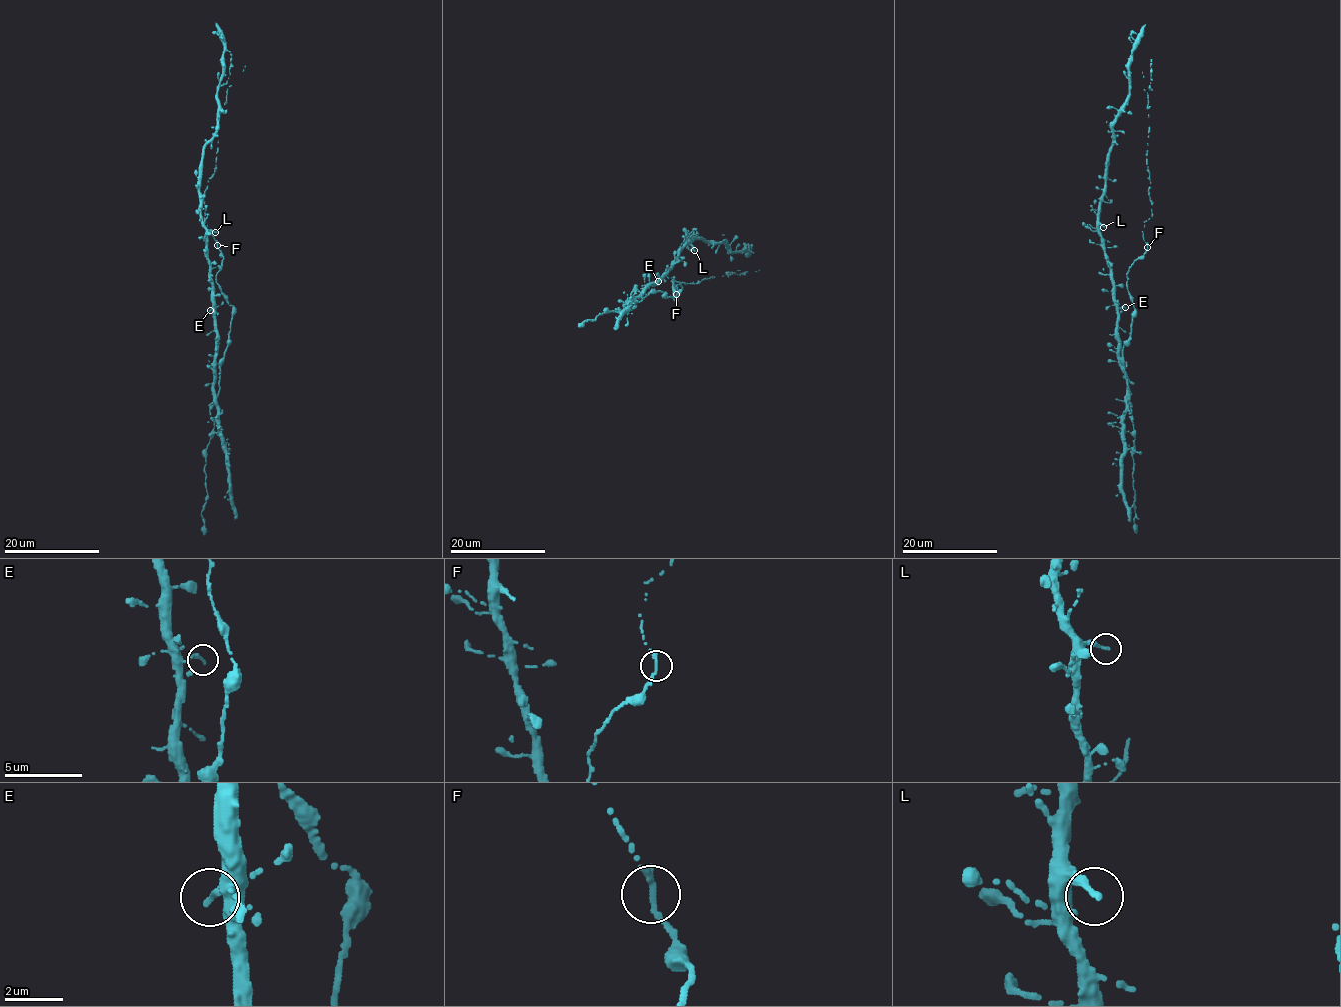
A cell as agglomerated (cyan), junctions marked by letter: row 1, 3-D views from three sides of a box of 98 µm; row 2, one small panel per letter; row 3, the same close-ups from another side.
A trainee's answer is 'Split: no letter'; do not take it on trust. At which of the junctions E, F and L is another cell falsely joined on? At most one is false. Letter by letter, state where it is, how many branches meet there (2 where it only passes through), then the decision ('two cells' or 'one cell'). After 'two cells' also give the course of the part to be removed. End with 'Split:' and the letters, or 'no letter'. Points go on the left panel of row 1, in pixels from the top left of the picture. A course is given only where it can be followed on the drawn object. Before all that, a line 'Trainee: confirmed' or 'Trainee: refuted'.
Trainee: refuted
E: place (210, 310); branches 1; one cell
F: place (217, 245); branches 1; two cells
L: place (215, 232); branches 1; one cell
Split: F

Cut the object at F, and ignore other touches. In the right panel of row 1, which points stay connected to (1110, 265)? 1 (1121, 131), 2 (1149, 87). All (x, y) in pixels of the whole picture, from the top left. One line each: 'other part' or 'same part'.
1: same part
2: other part

